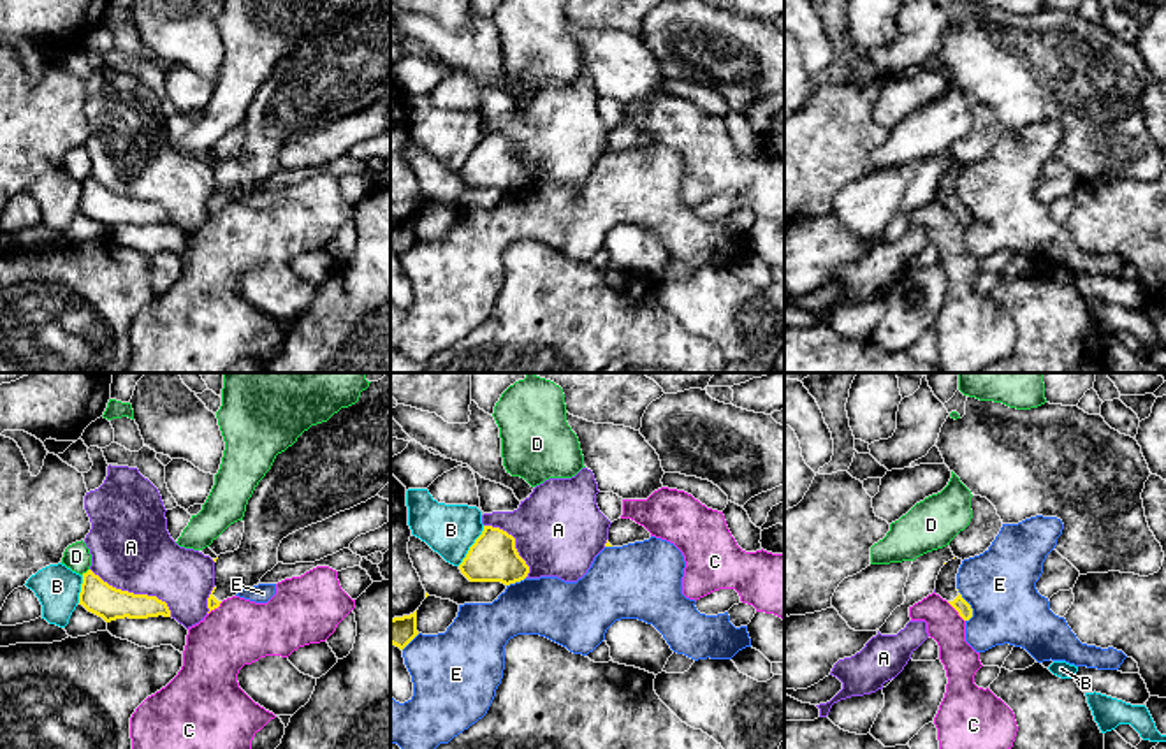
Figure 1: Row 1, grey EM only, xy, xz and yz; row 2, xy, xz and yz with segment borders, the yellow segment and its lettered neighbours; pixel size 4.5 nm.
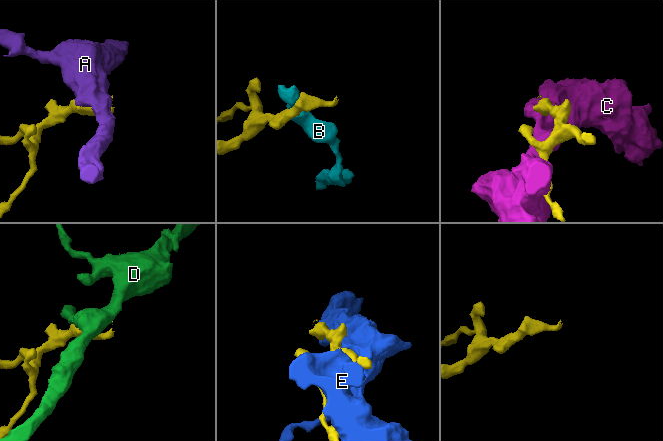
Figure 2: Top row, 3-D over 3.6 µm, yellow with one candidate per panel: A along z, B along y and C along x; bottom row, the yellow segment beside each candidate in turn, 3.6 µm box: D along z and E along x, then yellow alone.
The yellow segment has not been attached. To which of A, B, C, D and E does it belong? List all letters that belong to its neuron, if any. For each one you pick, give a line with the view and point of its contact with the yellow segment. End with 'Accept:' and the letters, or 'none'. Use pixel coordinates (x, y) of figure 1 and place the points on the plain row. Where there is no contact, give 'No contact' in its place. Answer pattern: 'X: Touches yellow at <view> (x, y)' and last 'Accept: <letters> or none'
Accept: none

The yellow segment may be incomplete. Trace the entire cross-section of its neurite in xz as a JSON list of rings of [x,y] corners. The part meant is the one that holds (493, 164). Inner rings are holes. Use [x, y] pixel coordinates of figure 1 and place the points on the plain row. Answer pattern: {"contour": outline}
{"contour": [[[484,132],[459,176],[470,188],[501,188],[505,192],[521,188],[529,179],[529,172],[515,155],[515,144],[492,132]]]}

